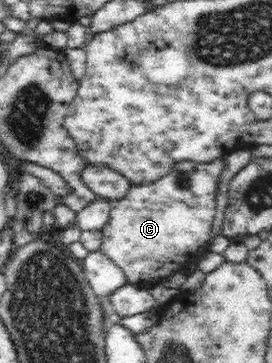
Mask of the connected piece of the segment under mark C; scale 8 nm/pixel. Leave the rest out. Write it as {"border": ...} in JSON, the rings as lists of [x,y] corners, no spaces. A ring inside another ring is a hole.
{"border":[[[217,158],[209,163],[195,163],[182,161],[175,163],[167,175],[152,180],[151,183],[136,184],[129,188],[123,199],[115,202],[110,211],[109,219],[102,227],[102,244],[100,251],[108,255],[124,272],[129,284],[141,284],[141,281],[159,279],[164,281],[169,273],[157,273],[159,265],[155,263],[185,263],[189,261],[199,249],[208,245],[211,237],[211,227],[215,219],[215,189],[220,181],[222,171],[226,169],[223,158]]]}

